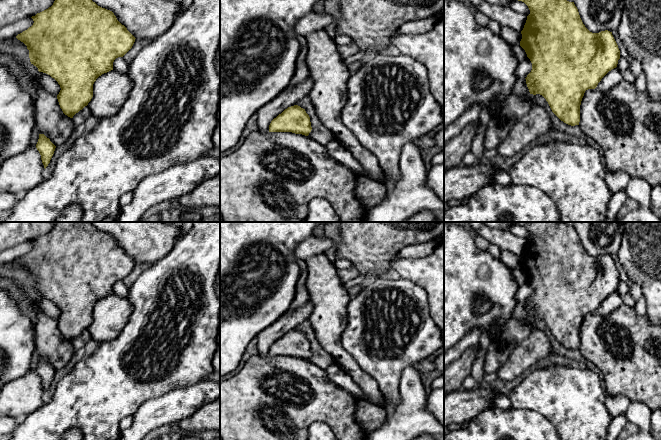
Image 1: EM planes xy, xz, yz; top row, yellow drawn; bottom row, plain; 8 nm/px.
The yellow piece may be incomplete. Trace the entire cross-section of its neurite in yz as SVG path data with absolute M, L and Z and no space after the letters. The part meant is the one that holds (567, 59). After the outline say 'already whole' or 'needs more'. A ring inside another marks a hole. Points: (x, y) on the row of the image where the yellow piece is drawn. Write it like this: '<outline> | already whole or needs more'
M518 1L524 2L530 10L520 41L520 46L532 63L532 70L525 78L529 92L542 95L552 112L564 123L579 125L580 105L585 91L595 89L601 79L617 67L620 59L620 50L612 32L590 32L583 24L574 2Z | already whole

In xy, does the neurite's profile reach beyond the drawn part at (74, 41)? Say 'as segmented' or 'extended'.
as segmented

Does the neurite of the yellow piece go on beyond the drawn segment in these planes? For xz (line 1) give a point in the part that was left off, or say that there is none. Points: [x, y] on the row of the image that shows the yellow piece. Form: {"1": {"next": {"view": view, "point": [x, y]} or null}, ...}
{"1": {"next": null}}

